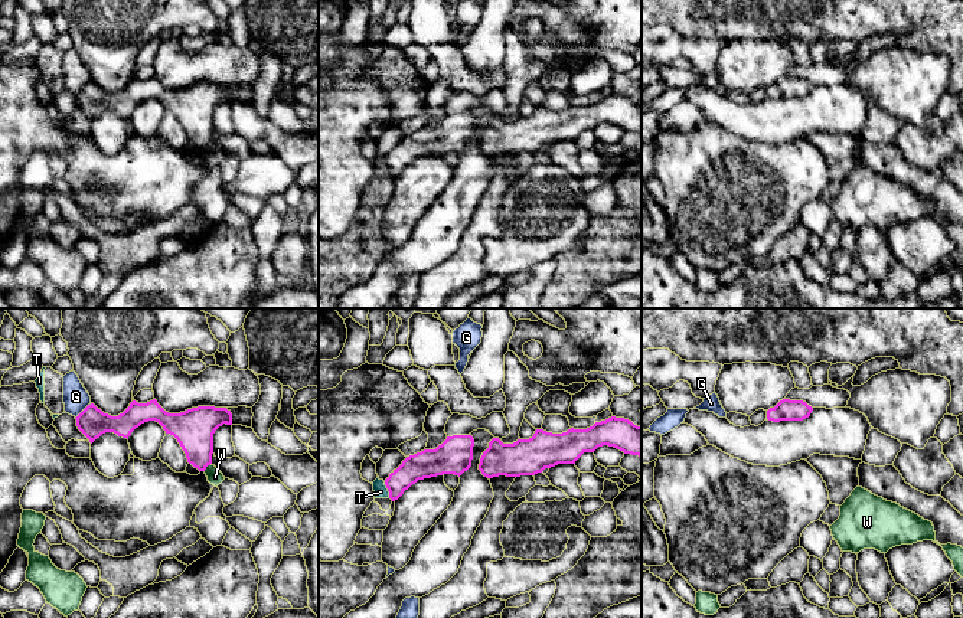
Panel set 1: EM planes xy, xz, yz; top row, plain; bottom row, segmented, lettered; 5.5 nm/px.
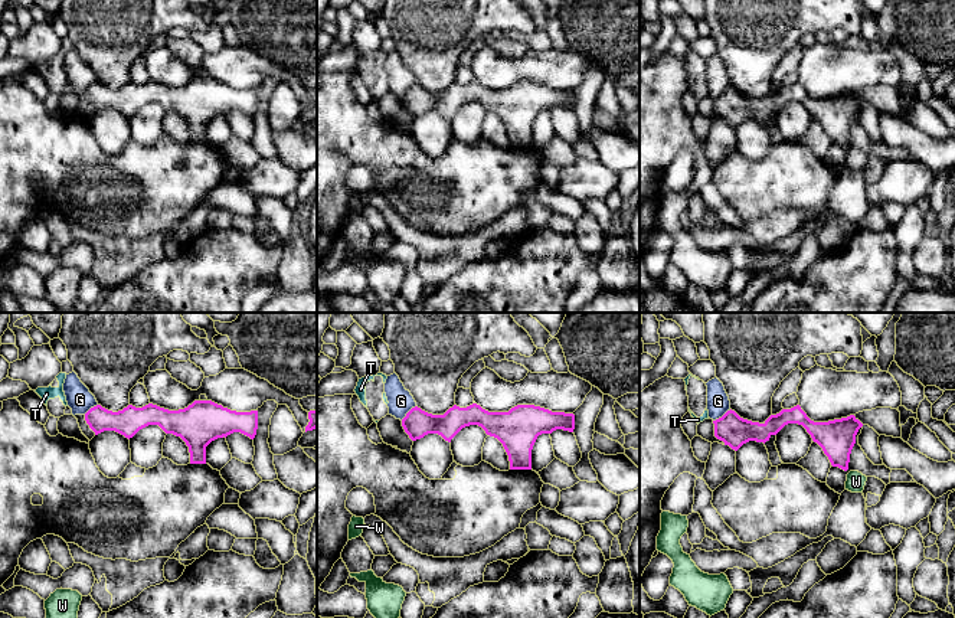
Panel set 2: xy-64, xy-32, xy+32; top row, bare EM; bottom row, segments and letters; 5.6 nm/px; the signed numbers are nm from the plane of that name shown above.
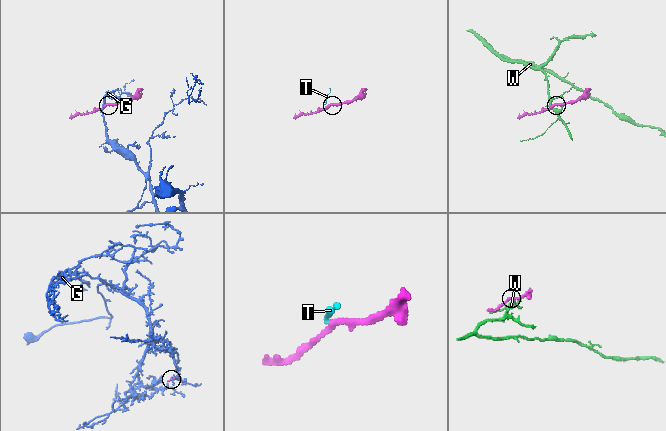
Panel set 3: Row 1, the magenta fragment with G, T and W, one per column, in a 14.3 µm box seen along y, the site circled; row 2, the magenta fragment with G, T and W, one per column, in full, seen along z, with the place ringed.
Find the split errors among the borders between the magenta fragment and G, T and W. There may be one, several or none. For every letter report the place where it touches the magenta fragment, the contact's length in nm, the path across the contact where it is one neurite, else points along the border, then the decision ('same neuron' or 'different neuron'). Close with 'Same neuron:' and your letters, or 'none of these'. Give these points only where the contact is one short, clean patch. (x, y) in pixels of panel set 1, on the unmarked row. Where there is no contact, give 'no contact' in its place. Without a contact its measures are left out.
G: xy (82, 88) | 130 nm | along xy (91, 81), (75, 95) | different neuron
T: xz (388, 167) | 100 nm | along xz (384, 159), (389, 175) | different neuron
W: xy (206, 143) | 60 nm | along xy (211, 140), (203, 147) | different neuron
Same neuron: none of these

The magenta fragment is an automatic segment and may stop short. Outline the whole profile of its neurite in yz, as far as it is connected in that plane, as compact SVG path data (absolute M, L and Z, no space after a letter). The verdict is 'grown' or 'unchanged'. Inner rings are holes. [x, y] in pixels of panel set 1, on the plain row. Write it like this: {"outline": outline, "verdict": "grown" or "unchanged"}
{"outline": "M783 76L774 85L767 88L767 97L780 98L803 98L810 94L813 85L803 78Z", "verdict": "unchanged"}

